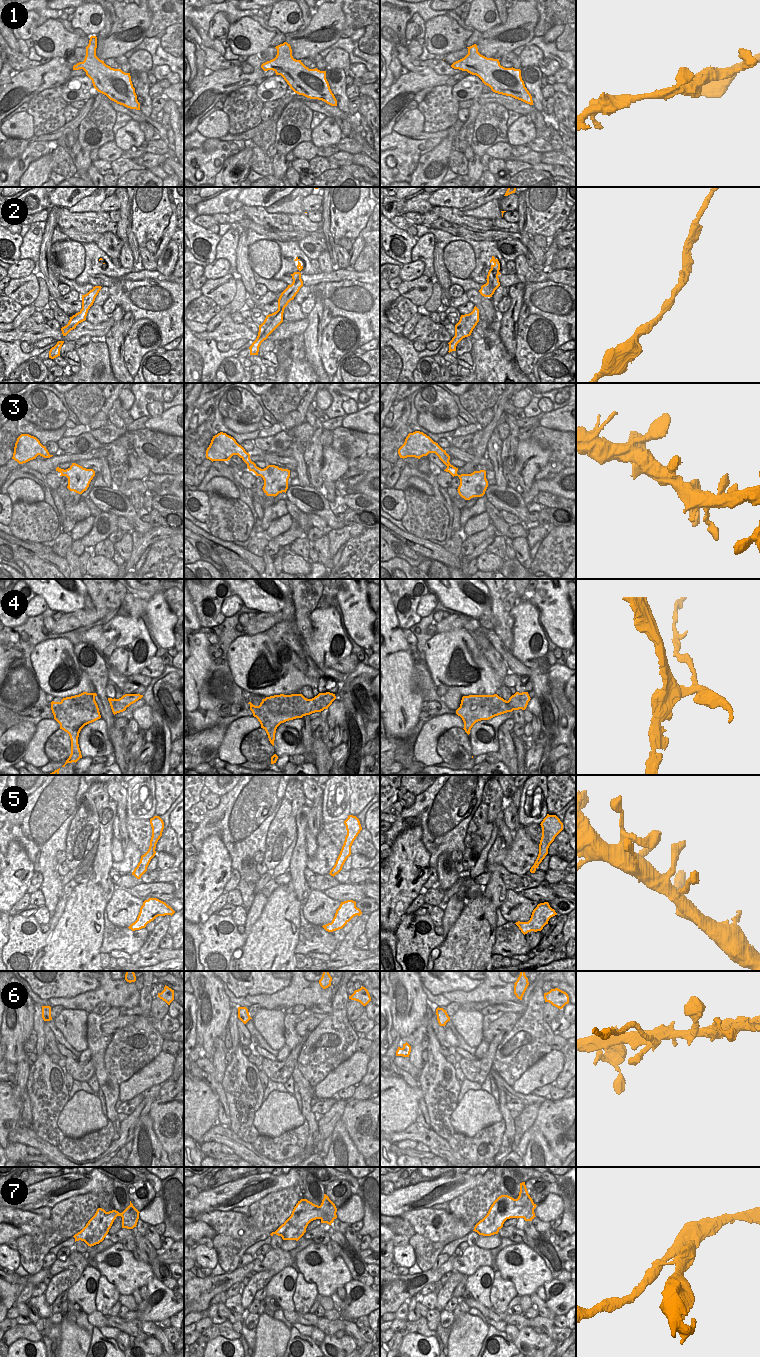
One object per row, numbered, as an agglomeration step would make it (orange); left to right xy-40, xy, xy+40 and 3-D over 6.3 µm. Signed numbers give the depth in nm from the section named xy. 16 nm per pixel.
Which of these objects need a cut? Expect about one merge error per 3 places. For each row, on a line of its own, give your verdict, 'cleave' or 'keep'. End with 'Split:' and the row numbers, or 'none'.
1: keep
2: keep
3: keep
4: cleave
5: keep
6: cleave
7: cleave
Split: 4, 6, 7

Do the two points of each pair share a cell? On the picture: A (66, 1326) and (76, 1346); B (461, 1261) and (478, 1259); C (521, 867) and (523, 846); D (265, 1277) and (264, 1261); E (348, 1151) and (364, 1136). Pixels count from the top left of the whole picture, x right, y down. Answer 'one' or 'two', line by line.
A: one
B: one
C: one
D: two
E: two

